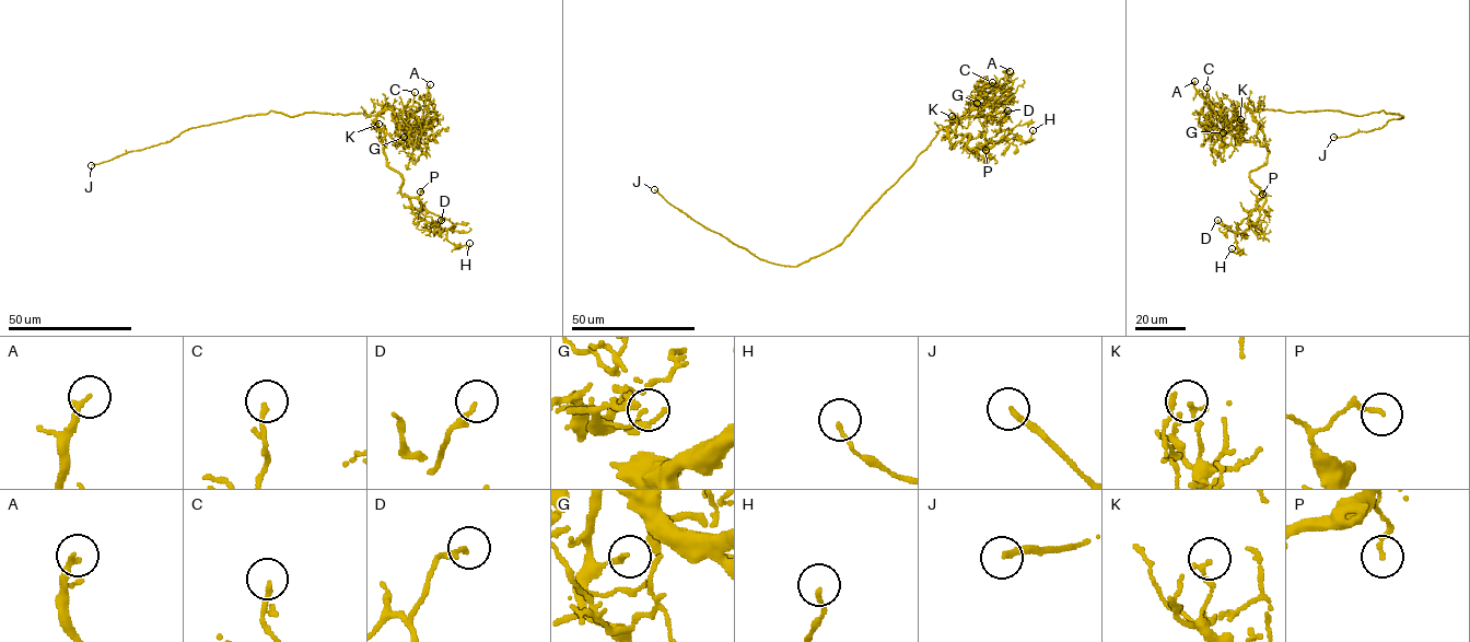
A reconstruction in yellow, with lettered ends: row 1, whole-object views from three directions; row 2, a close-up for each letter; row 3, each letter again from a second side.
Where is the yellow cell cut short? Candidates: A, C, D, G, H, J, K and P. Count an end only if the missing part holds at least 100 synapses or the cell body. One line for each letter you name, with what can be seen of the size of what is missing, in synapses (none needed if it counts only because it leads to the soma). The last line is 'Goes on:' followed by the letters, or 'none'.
Goes on: J

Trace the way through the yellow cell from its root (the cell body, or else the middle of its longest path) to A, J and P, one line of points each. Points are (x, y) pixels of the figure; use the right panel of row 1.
A: (1314, 112), (1260, 108), (1251, 112), (1238, 106), (1227, 125), (1216, 117), (1213, 107), (1198, 92), (1194, 81)
J: (1314, 112), (1339, 111), (1358, 116), (1383, 111), (1403, 116), (1391, 118), (1380, 128), (1333, 137)
P: (1314, 112), (1252, 112), (1268, 151), (1267, 162), (1250, 173), (1249, 178), (1262, 196), (1256, 197), (1262, 194)

